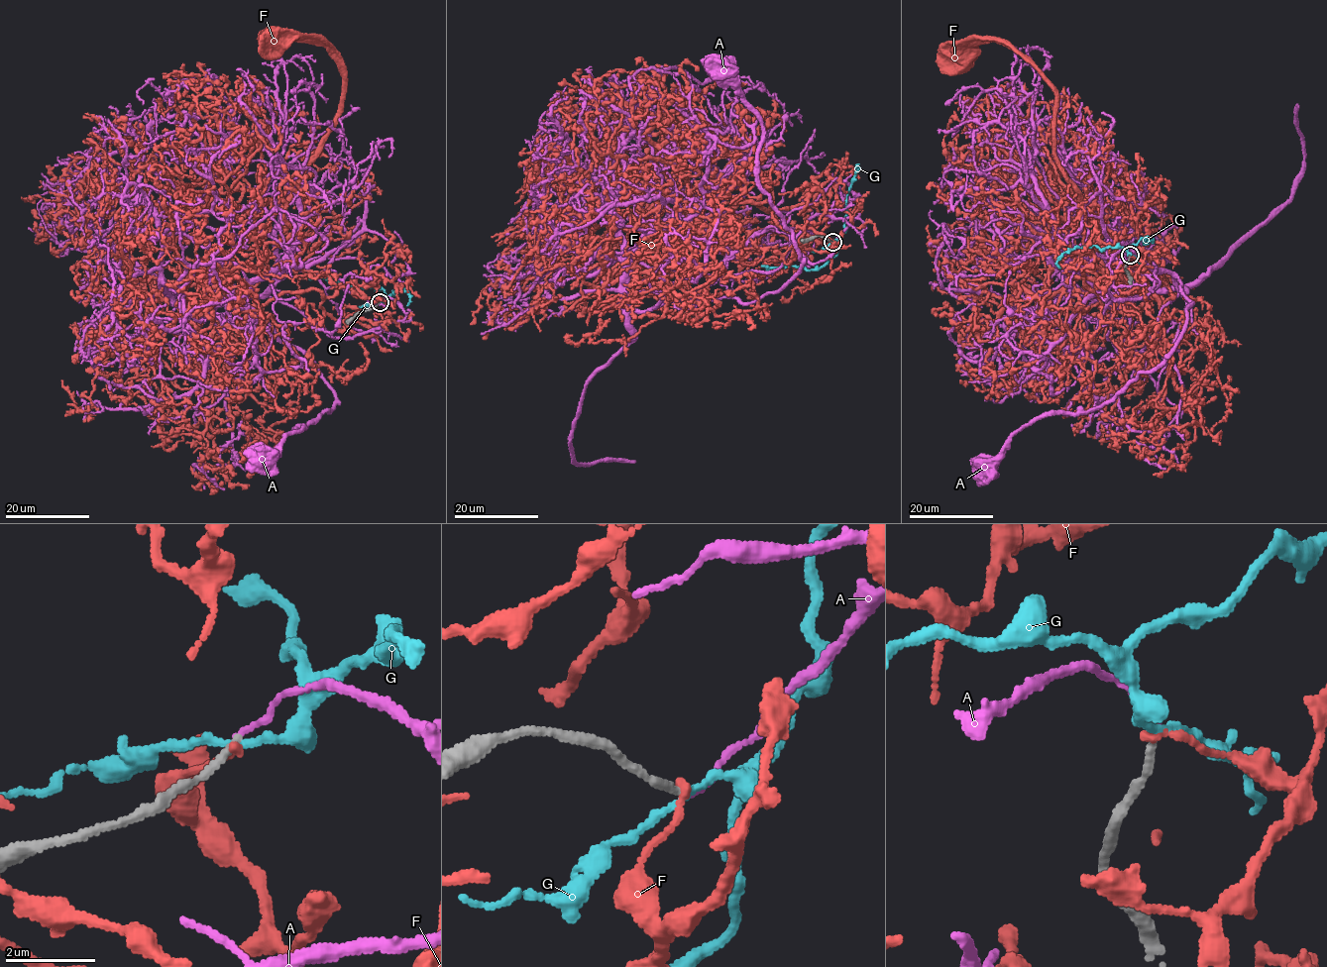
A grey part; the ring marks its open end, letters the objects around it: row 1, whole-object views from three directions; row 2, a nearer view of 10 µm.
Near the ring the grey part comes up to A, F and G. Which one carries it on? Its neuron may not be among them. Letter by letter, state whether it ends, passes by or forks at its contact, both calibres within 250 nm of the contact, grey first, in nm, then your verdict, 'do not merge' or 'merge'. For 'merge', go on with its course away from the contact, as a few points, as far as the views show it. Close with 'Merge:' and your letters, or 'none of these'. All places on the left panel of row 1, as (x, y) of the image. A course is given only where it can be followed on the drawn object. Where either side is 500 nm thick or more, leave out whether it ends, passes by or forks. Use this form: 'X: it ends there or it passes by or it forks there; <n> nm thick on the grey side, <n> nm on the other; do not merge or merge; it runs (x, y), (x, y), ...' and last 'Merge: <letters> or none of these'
A: it ends there; 140 nm thick on the grey side, 130 nm on the other; do not merge
F: it ends there; 170 nm thick on the grey side, 170 nm on the other; do not merge
G: it passes by; 150 nm thick on the grey side, 160 nm on the other; do not merge
Merge: none of these

